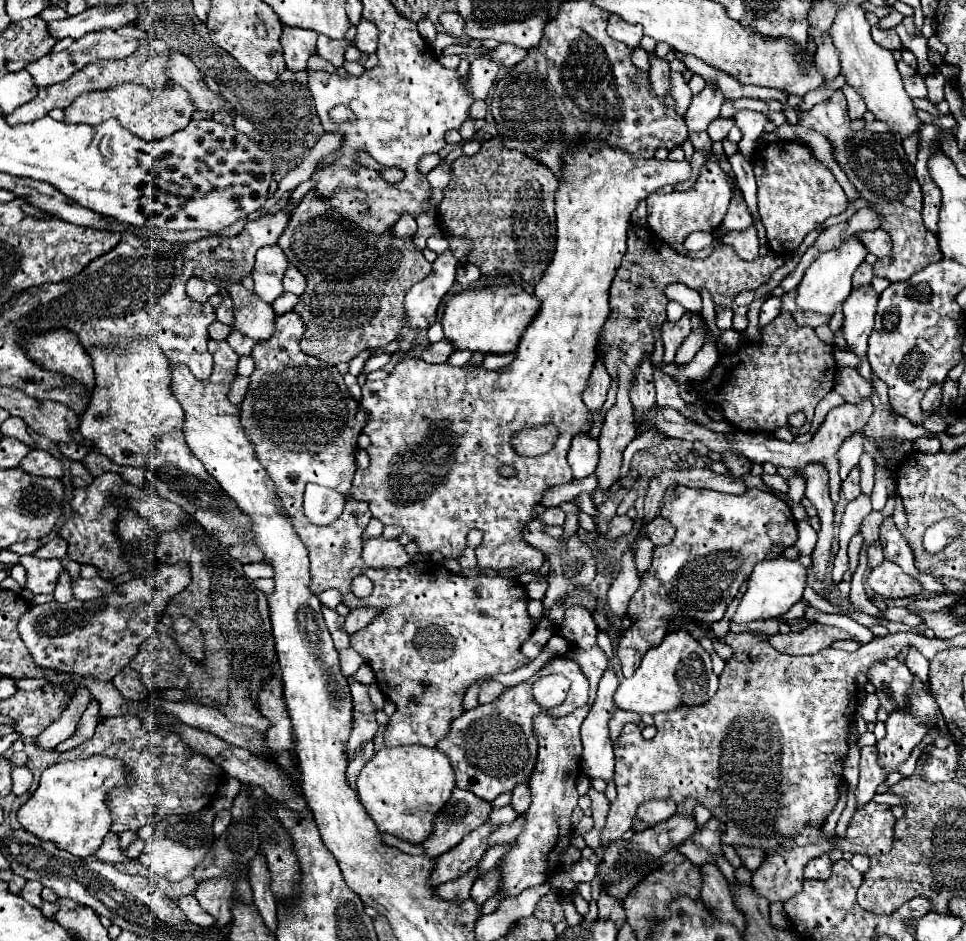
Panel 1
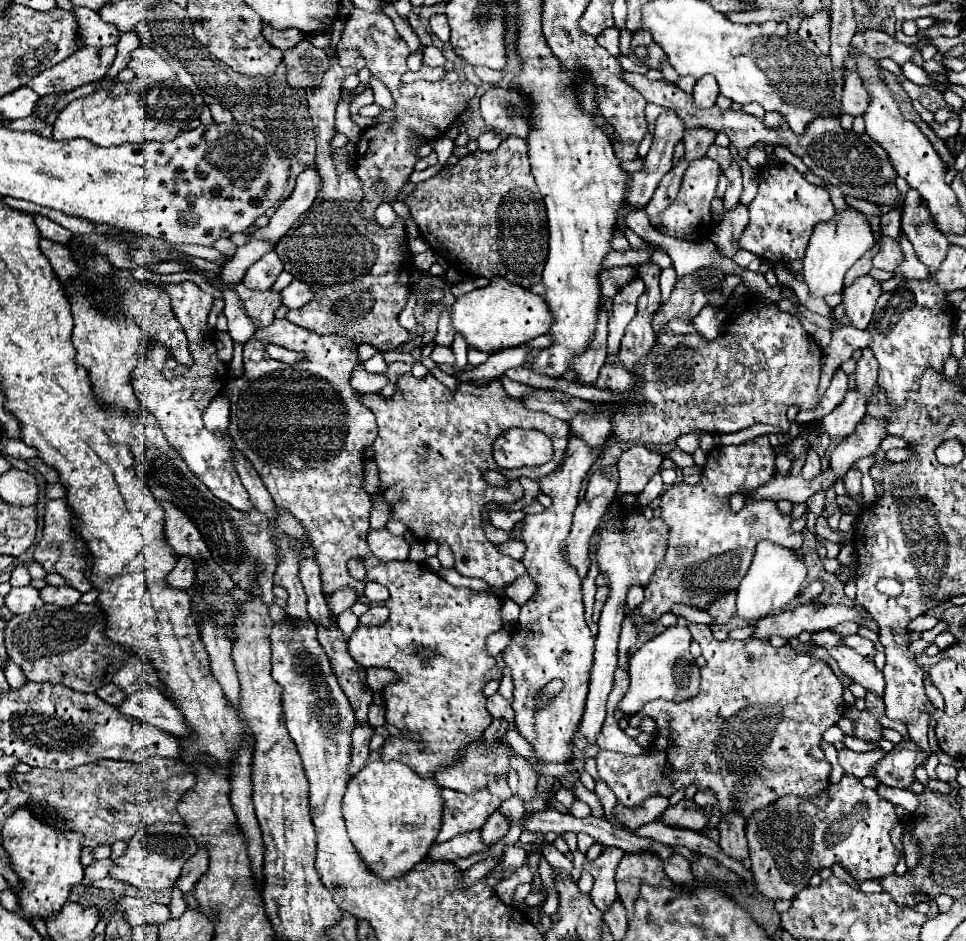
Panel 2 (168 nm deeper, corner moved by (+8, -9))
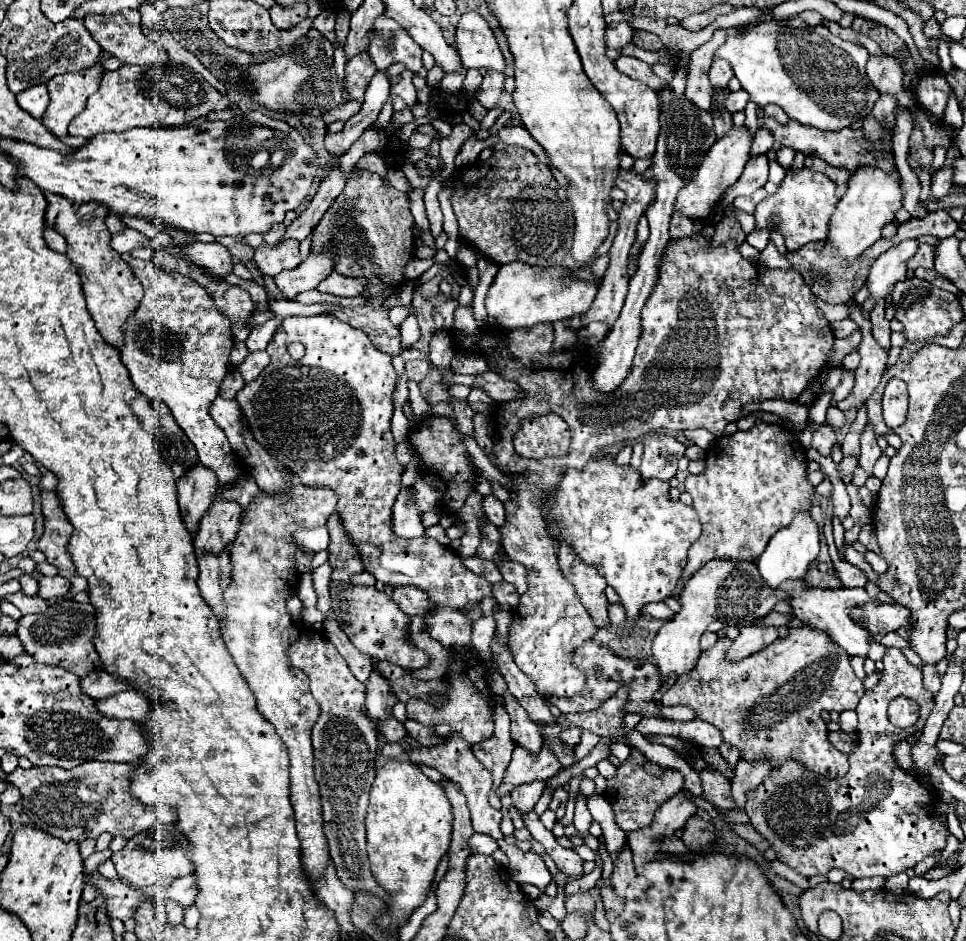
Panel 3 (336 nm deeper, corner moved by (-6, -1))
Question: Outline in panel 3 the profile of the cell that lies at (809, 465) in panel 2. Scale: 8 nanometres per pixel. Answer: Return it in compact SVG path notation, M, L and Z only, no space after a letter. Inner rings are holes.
M823 424L813 432L813 442L811 448L815 448L821 456L829 456L831 454L831 446L835 444L835 432L831 426Z

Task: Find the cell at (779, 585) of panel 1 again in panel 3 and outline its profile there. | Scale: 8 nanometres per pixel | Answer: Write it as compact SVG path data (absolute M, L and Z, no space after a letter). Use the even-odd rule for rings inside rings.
M799 514L791 526L779 530L767 544L765 552L757 560L757 568L763 576L763 580L771 588L779 588L787 580L803 580L805 574L809 572L809 566L817 560L819 556L819 530L817 522L809 514Z

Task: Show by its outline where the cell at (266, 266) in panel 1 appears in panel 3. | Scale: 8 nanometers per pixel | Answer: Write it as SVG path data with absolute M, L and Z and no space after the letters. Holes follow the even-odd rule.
M287 240L287 242L283 242L277 248L269 248L267 244L265 246L259 246L255 250L253 260L257 262L259 270L265 276L275 276L275 274L279 274L283 270L293 270L295 266L301 264L301 258L299 258L299 242Z

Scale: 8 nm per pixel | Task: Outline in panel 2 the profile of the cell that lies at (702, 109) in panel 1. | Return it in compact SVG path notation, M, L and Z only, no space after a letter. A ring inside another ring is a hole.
M703 76L695 82L693 88L693 98L695 98L695 106L697 108L709 108L715 104L715 98L719 94L719 86L715 82L713 76Z

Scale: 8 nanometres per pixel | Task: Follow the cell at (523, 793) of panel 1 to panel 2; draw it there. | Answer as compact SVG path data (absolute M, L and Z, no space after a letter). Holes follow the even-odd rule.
M511 752L509 756L511 760L511 768L509 768L509 788L513 790L513 794L521 796L525 800L525 808L527 812L533 810L545 810L545 800L537 796L535 786L537 786L537 774L535 770L529 766L529 762L521 756L517 756L515 752Z

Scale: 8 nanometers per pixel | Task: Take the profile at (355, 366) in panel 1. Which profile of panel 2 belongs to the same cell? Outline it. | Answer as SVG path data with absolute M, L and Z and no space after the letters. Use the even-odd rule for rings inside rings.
M379 353L379 356L375 356L375 358L370 358L370 360L366 361L365 367L369 372L387 374L387 362L385 362L385 358L383 358L382 353Z

